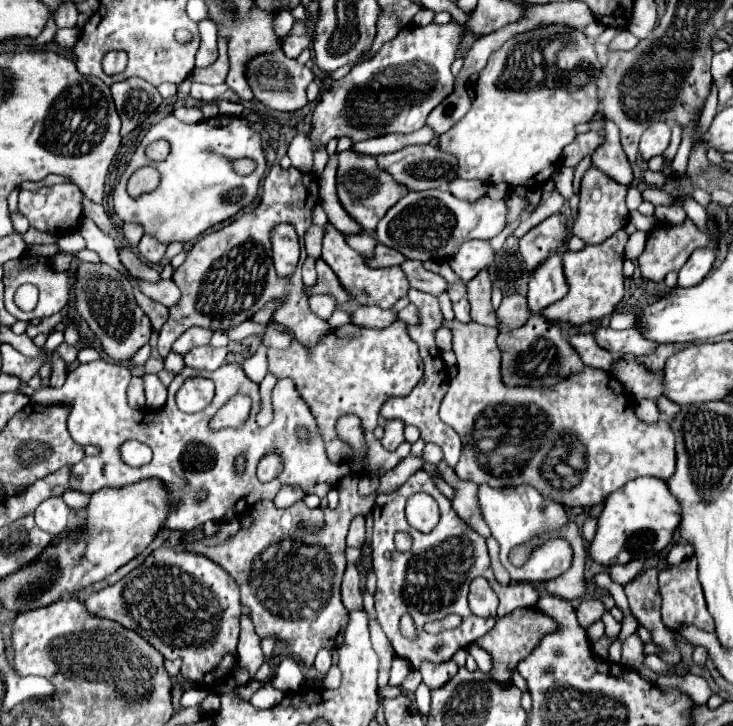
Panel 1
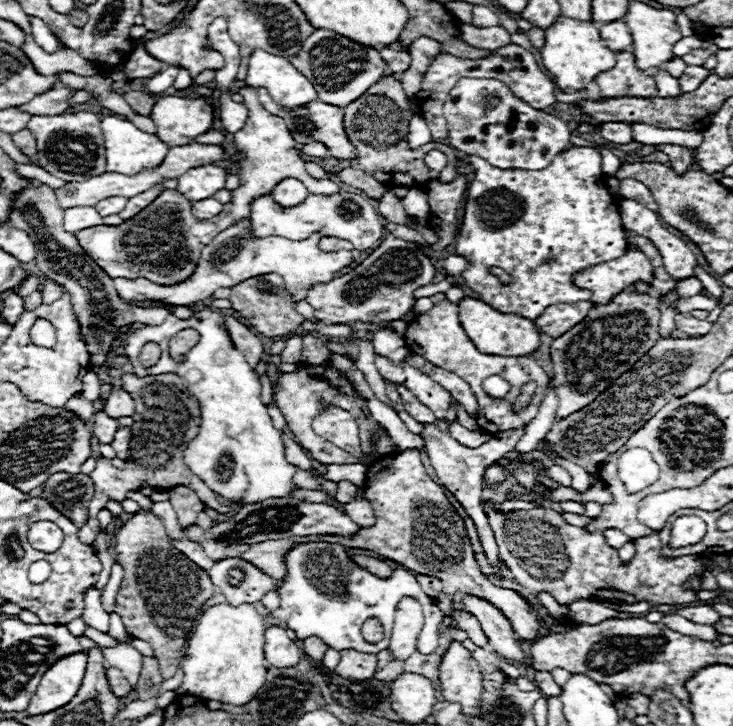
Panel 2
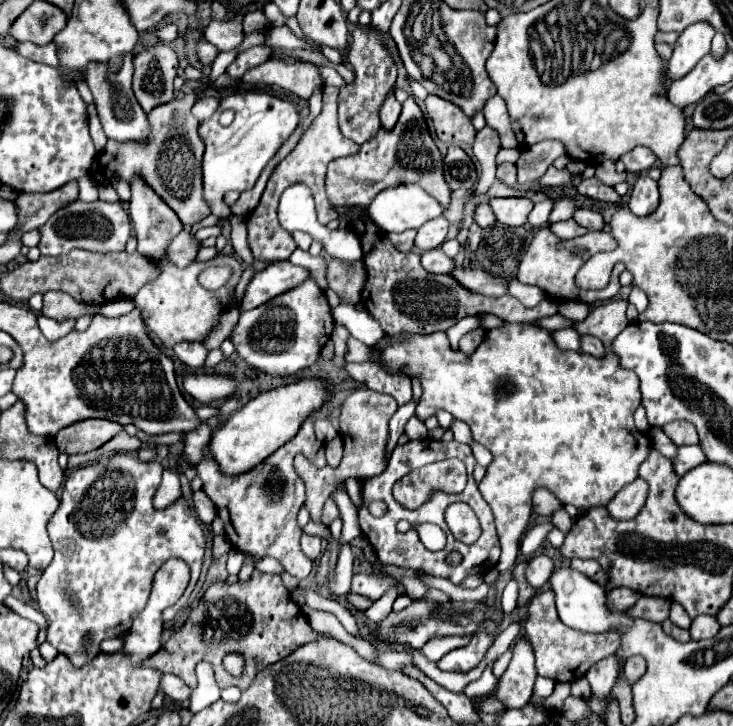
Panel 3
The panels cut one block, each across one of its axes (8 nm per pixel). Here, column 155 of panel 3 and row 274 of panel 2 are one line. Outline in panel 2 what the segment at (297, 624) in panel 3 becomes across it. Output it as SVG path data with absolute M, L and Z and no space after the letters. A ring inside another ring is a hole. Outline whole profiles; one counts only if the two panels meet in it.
M630 234L628 242L638 244L654 266L654 282L650 286L650 294L620 292L620 296L616 296L612 304L592 306L588 320L582 320L580 324L576 324L576 328L552 342L550 354L554 364L554 390L558 396L556 422L588 406L600 392L612 386L612 380L628 372L628 368L632 368L632 364L640 360L640 356L644 356L644 352L648 352L648 348L652 348L652 344L658 340L658 296L674 290L676 282L668 276L660 252L648 238Z

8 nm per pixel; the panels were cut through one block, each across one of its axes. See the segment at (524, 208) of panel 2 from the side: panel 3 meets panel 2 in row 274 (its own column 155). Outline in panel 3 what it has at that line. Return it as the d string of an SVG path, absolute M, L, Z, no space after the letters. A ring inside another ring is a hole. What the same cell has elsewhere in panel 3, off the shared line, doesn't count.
M114 454L110 458L98 460L96 464L72 470L64 482L60 506L48 522L48 536L54 544L54 560L44 570L36 586L36 600L48 620L48 642L58 652L66 654L76 666L88 664L100 650L100 642L104 638L122 638L128 634L132 618L138 616L148 602L156 570L168 558L182 558L190 566L192 576L182 598L164 610L166 622L172 620L174 614L186 604L198 582L206 546L202 528L192 516L184 498L166 510L154 510L152 498L160 486L160 478L162 466L158 462L140 462L130 454Z

